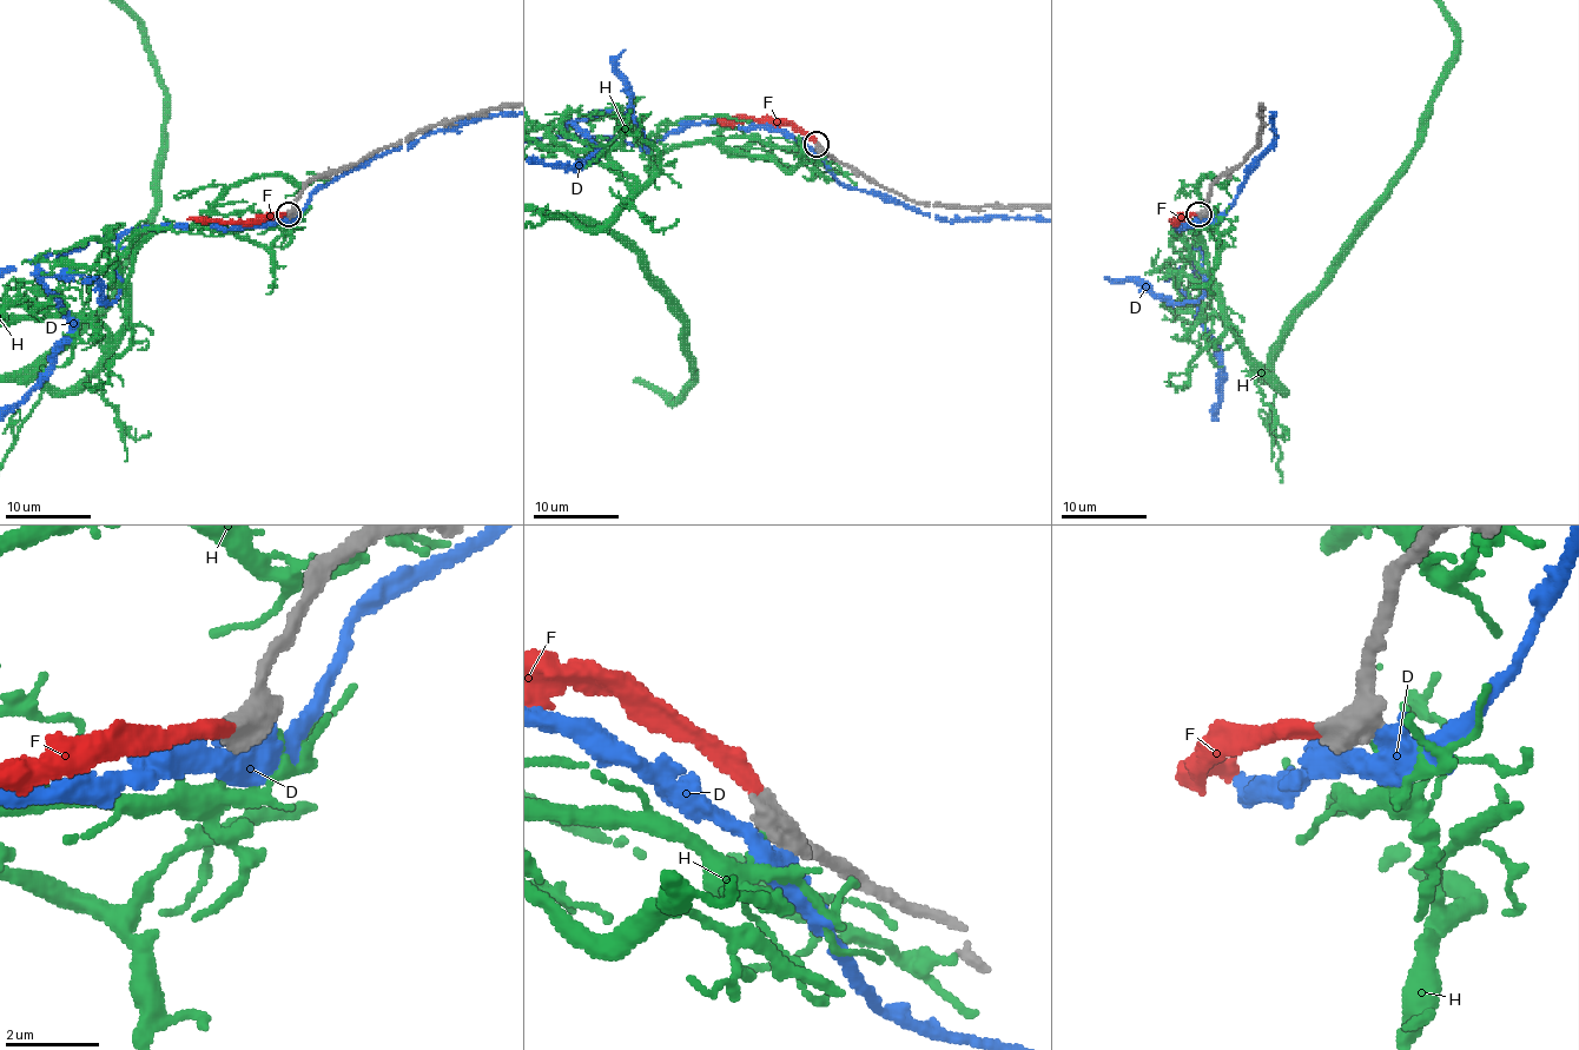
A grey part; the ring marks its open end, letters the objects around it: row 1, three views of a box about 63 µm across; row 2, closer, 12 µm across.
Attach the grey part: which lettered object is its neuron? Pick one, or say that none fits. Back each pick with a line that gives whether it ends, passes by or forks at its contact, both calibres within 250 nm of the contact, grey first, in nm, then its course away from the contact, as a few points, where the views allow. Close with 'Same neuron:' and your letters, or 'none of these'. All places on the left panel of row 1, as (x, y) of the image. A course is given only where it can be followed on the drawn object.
F: it ends there; 550 nm thick on the grey side, 320 nm on the other; it runs (288, 215), (266, 215), (259, 220), (187, 219)
Same neuron: F

